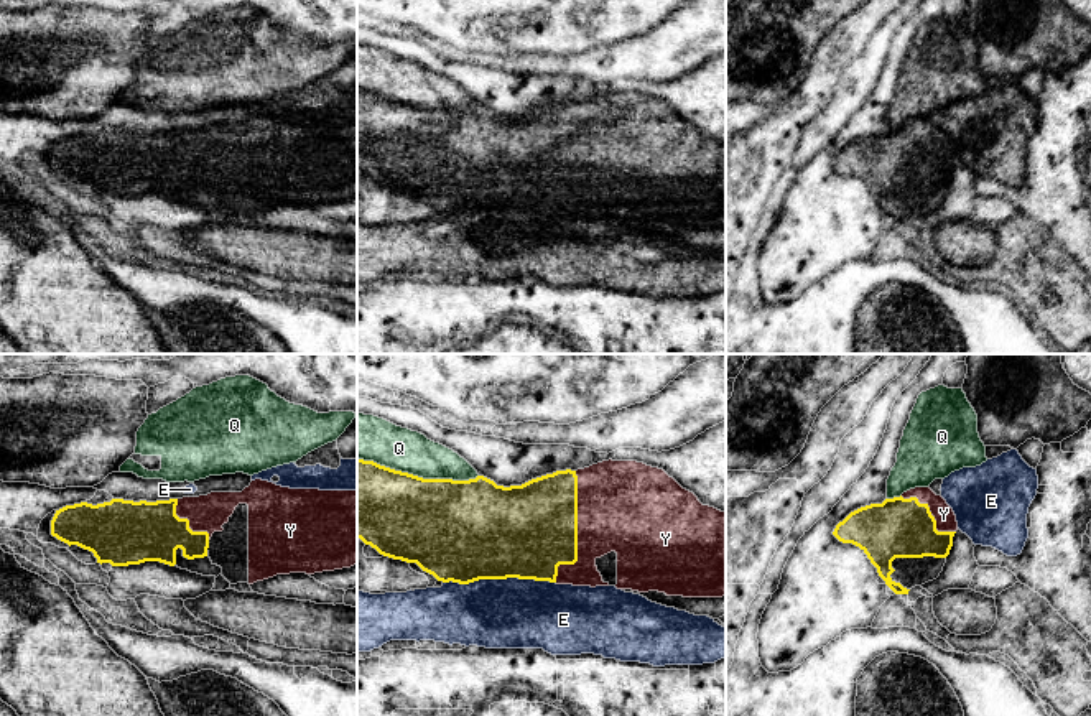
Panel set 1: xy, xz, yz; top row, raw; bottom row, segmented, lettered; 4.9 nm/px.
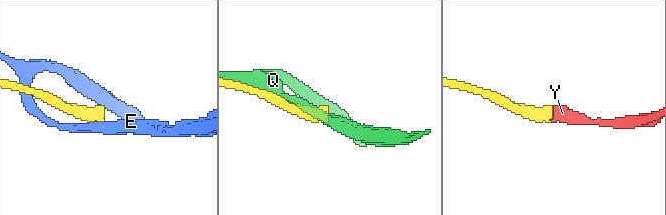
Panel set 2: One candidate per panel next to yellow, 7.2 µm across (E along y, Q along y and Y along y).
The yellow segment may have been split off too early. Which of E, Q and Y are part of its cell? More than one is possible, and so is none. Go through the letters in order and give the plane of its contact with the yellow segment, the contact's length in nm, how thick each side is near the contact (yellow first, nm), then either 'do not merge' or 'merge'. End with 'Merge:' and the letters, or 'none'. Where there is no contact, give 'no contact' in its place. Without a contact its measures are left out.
E: xz | 550 nm | 480/340 nm | do not merge
Q: xz | 600 nm | 440/220 nm | do not merge
Y: xz | 550 nm | 460/440 nm | merge
Merge: Y

